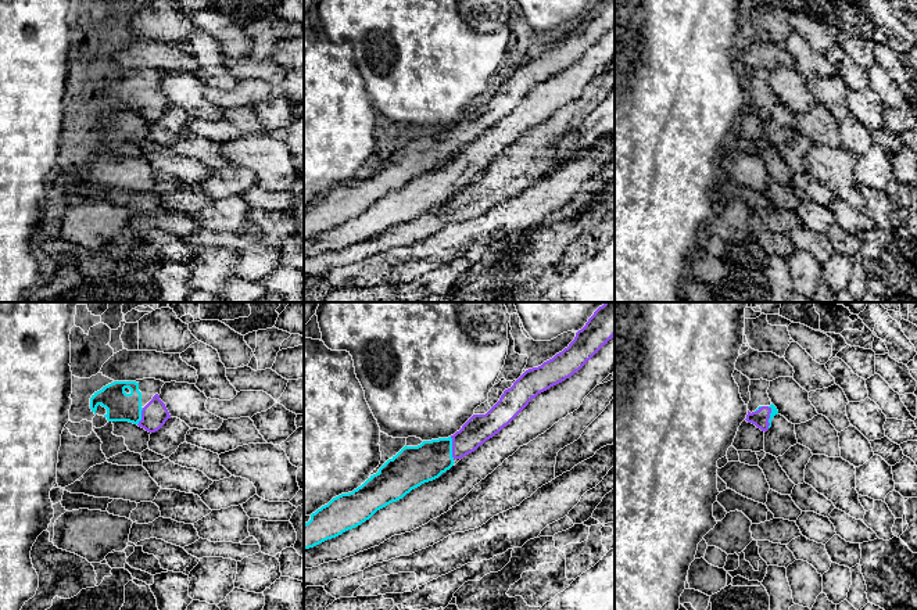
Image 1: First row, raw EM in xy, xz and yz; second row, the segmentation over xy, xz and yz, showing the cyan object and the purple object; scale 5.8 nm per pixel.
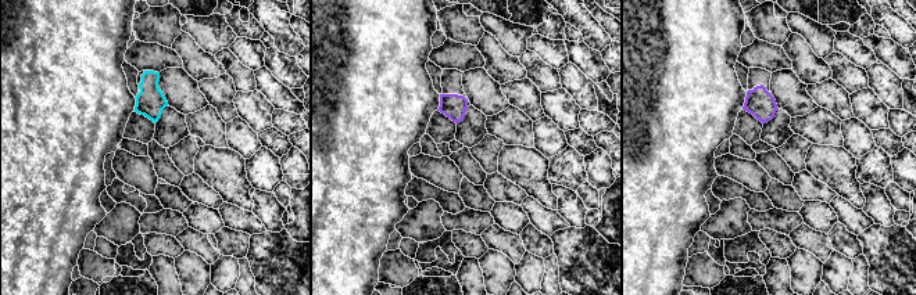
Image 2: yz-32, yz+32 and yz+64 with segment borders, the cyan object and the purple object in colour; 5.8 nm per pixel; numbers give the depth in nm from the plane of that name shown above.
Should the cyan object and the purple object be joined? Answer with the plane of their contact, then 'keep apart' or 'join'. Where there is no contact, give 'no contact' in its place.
meets cyan in xz; join

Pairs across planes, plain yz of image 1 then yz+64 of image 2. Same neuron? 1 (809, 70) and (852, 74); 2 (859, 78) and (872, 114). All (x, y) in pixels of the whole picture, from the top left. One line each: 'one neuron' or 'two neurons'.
1: two neurons
2: two neurons

